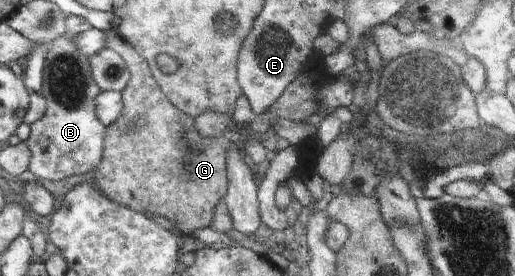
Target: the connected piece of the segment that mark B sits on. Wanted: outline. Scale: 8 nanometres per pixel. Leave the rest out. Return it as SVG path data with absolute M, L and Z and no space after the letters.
M81 16L67 17L66 26L68 34L56 38L45 57L41 89L46 100L45 114L30 124L31 133L25 141L32 154L28 170L45 180L85 174L98 166L104 152L106 126L97 118L94 105L101 90L92 77L88 58L78 51L74 42L77 33L93 27Z

